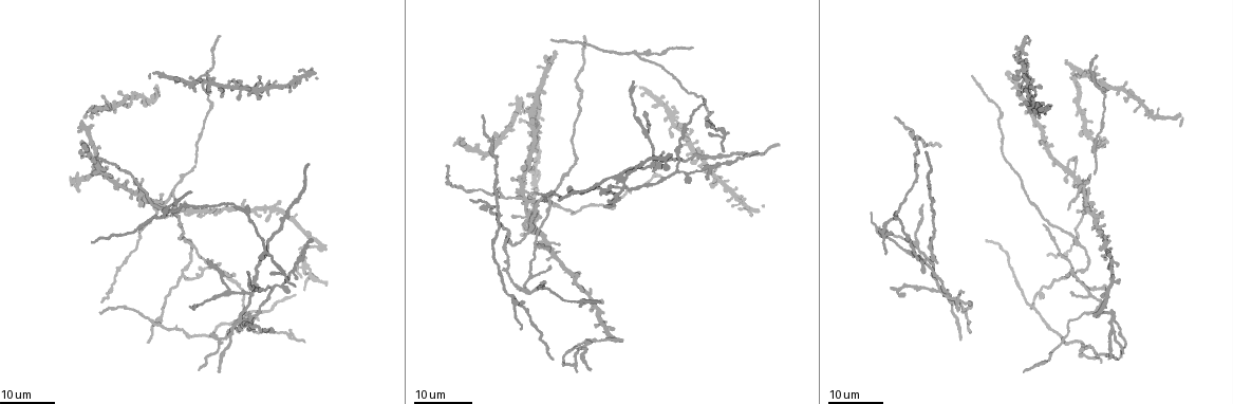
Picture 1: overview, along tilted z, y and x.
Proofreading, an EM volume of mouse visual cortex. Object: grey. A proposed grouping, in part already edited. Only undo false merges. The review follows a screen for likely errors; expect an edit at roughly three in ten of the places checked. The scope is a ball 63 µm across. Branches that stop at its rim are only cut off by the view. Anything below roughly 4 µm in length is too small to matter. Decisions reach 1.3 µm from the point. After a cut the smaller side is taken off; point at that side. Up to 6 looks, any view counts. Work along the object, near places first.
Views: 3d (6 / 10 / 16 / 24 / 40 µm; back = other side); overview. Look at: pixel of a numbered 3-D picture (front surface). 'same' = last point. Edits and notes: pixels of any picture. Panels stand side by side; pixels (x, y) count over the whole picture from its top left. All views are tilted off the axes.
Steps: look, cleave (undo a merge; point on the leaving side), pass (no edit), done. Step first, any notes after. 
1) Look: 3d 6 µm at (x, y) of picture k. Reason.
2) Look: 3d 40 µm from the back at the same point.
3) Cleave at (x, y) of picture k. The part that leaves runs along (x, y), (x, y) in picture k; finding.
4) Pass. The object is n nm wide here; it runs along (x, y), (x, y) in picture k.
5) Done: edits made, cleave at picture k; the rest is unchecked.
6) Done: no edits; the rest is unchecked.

Look: 3d 24 µm at (183, 276) of picture 1. Side arm on a straight run.

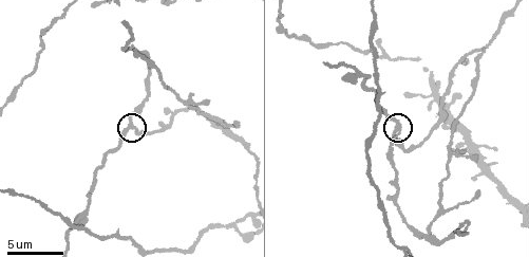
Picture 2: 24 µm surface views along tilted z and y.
Look: 3d 10 µm at (398, 128) of picture 2.

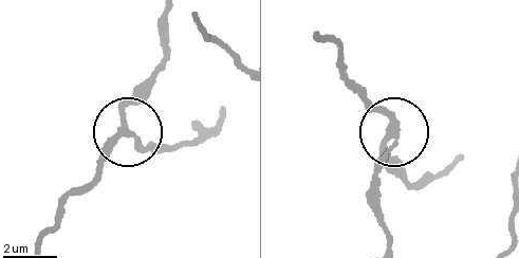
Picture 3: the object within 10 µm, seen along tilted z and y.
Pass. The object is 200 nm wide here; all the same neuron.

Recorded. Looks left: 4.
Look: 3d 24 µm at (317, 248) of picture 1. Sudden change in width.

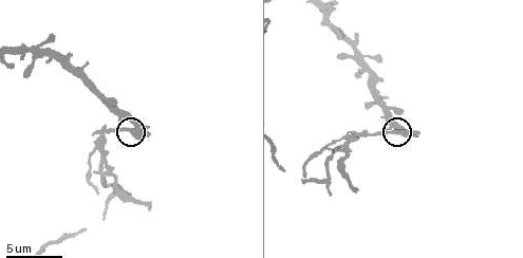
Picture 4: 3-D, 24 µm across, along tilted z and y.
Look: 3d 6 µm at (394, 133) of picture 4.

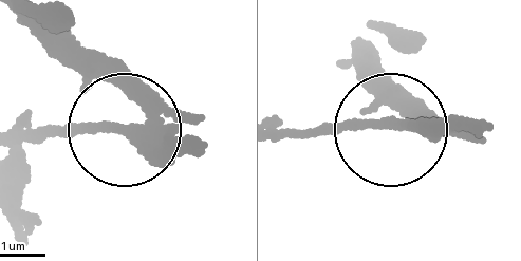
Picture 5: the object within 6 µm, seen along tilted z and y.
Cleave at (113, 128) of picture 5. The part that leaves runs along (161, 131), (103, 122), (40, 131), (20, 157), (20, 209) in picture 5; two neurons meet here.

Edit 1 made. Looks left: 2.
Look: 3d 10 µm at (428, 227) of picture 2. Three-way junction.

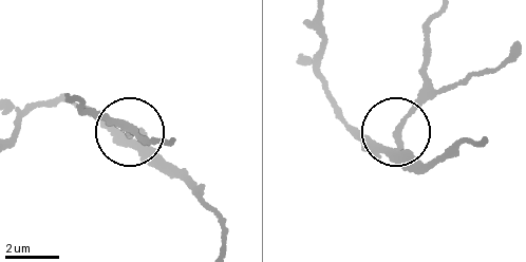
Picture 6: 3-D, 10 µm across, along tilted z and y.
Look: 3d 10 µm from the back at (396, 134) of picture 6. Other side.

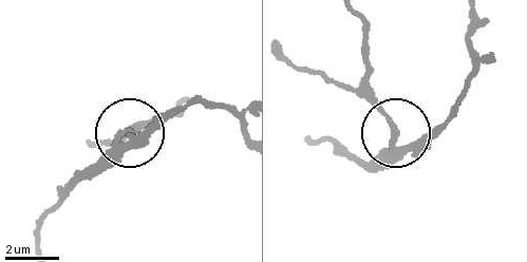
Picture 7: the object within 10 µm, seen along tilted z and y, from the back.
Cleave at (386, 114) of picture 7. 3 arms meet here; the part that leaves runs along (393, 151), (392, 122), (373, 90), (358, 18) in picture 7; two neurons meet here.

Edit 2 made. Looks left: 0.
Done: edits made, cleave at picture 5, cleave at picture 7; the rest is unchecked.

